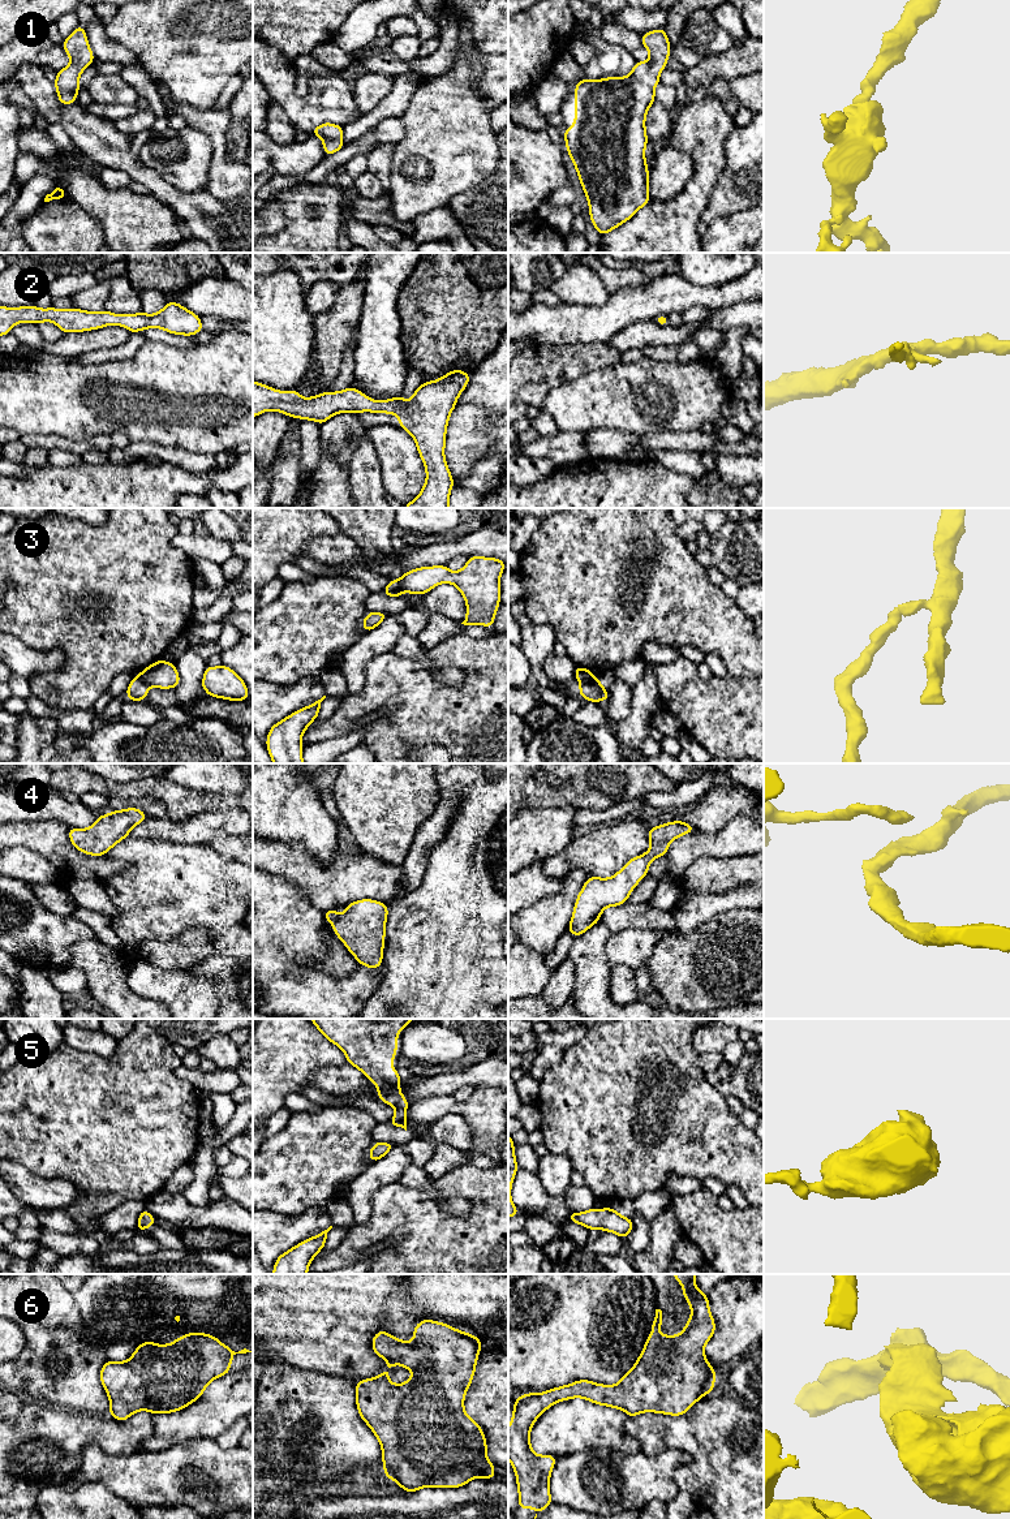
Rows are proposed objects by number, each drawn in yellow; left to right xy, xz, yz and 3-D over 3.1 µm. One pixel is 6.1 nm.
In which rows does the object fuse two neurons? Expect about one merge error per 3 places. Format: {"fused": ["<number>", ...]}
{"fused": ["3"]}

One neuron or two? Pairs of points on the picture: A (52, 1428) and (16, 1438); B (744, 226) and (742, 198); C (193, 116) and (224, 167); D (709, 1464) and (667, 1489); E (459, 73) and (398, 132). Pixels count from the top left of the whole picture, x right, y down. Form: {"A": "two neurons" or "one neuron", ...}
{"A": "one neuron", "B": "two neurons", "C": "one neuron", "D": "two neurons", "E": "two neurons"}

